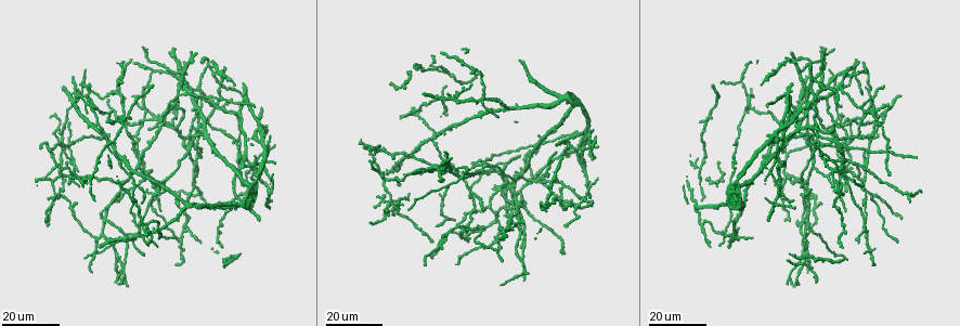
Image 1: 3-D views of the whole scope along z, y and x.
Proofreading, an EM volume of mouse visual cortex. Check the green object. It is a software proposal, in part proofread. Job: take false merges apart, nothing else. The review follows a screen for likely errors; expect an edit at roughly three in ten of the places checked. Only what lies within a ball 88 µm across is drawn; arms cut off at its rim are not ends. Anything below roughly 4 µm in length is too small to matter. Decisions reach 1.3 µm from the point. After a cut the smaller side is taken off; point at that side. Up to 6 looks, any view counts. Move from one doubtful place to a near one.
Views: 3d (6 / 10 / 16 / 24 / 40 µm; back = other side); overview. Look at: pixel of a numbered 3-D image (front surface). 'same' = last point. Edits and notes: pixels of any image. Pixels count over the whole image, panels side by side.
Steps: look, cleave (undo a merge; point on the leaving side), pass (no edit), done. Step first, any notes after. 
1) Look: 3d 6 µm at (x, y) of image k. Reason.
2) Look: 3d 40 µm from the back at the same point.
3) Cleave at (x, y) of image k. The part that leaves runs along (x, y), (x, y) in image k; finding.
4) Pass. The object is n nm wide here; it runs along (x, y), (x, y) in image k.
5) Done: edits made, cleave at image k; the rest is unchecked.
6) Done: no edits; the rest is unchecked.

Look: 3d 16 µm at (478, 225) of image 1. Calibre changes.

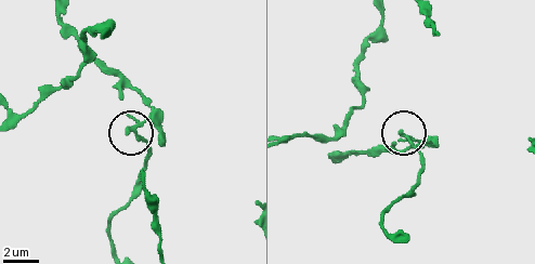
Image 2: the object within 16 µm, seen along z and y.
Look: 3d 6 µm at (407, 137) of image 2.

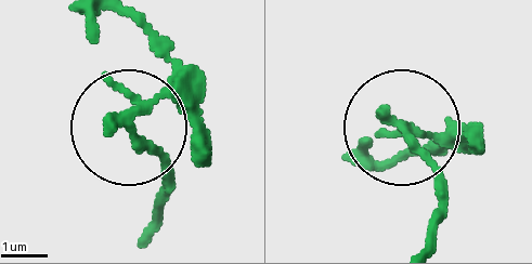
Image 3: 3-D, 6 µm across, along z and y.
Cleave at (161, 164) of image 3. The object is 240 nm wide here; the part that leaves runs along (133, 131), (165, 174), (153, 232) in image 3; two neurons meet here.

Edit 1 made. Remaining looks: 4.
Look: overview.

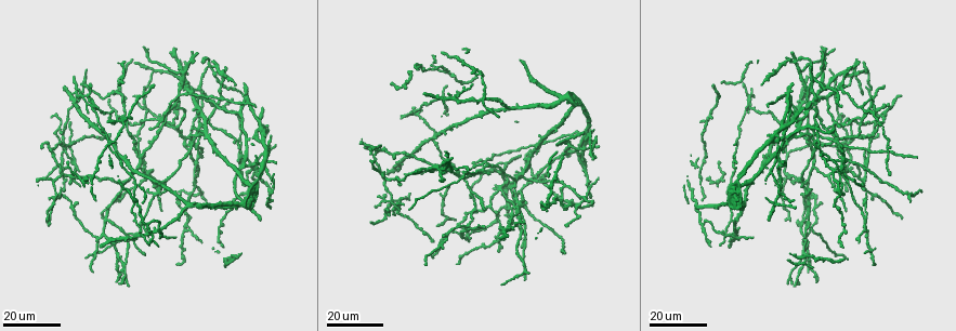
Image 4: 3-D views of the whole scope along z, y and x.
Look: 3d 24 µm at (118, 254) of image 4. Branch point.

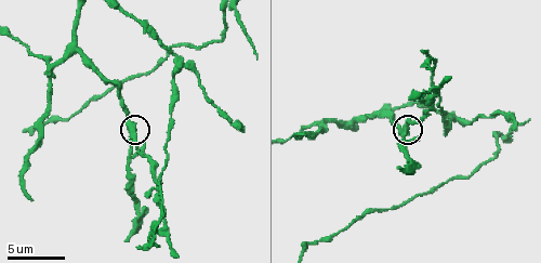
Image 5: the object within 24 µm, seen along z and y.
Look: 3d 6 µm at (133, 134) of image 5.

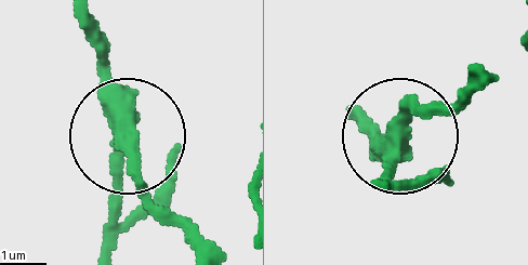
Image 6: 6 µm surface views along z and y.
Look: 3d 6 µm from the back at (394, 146) of image 6. Other side.

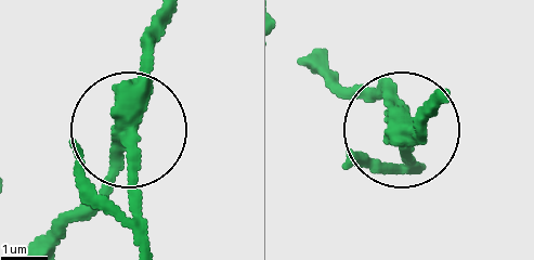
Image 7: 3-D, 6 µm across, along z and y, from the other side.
Pass. 3 arms meet here; it runs along (172, 13), (145, 60), (130, 130), (138, 246) in image 7; all the same neuron.

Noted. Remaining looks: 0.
Done: edits made, cleave at image 3; the rest is unchecked.

